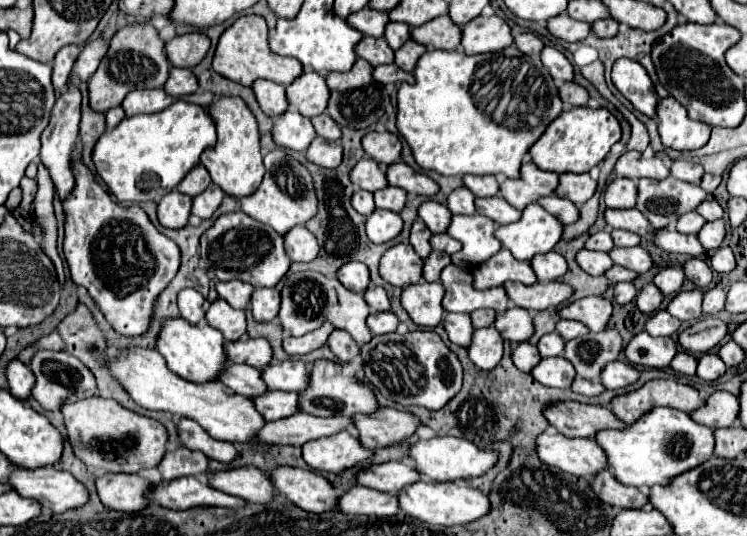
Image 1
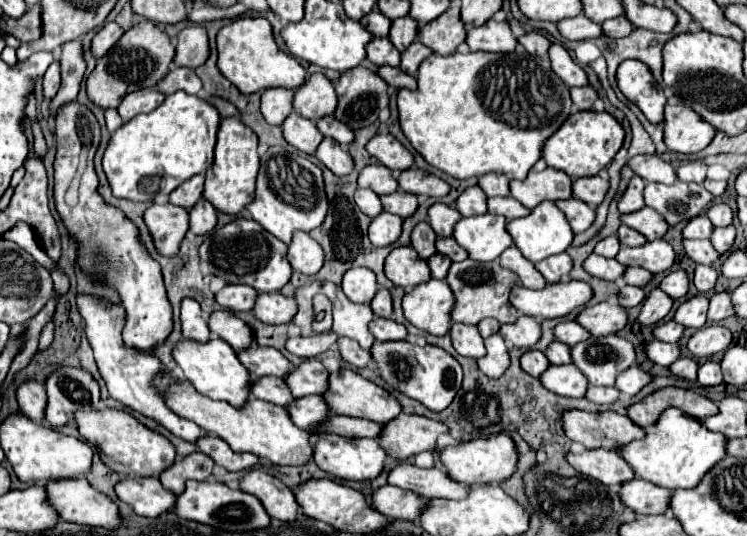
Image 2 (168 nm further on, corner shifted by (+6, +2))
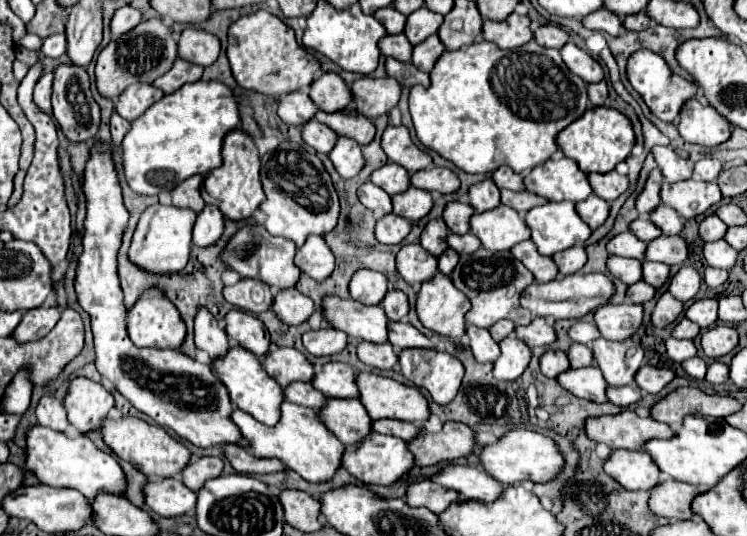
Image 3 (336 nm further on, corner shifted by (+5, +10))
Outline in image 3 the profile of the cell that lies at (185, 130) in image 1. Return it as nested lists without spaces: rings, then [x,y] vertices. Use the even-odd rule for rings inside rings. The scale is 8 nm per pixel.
[[[192,82],[152,104],[122,140],[122,164],[128,186],[138,194],[172,190],[192,174],[206,174],[222,164],[222,140],[240,124],[230,88],[220,82]]]

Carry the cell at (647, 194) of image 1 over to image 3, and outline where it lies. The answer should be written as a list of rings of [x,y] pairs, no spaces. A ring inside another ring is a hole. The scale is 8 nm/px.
[[[688,178],[682,182],[664,182],[660,190],[660,200],[688,220],[704,214],[712,204],[720,202],[722,194],[716,182]]]

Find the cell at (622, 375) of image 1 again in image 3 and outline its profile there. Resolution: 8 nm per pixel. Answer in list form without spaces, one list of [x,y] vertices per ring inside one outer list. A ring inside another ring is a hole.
[[[642,366],[636,376],[634,382],[638,384],[638,388],[642,388],[644,392],[650,394],[658,394],[670,380],[674,378],[674,372],[668,368],[656,368],[656,366]]]

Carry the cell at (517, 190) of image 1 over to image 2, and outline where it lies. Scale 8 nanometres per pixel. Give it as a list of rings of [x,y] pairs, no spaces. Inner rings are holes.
[[[555,168],[531,170],[525,180],[511,180],[511,196],[525,208],[535,208],[545,200],[569,200],[573,196],[571,182],[565,172]]]

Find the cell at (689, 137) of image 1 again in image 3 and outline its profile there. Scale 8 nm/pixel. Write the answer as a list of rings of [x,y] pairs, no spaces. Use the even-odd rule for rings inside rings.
[[[688,100],[678,114],[676,128],[686,142],[702,146],[718,146],[730,138],[730,124],[712,106]]]

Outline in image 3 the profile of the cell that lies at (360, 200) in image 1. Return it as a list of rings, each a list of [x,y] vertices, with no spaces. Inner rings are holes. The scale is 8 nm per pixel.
[[[364,182],[358,188],[358,198],[360,198],[360,202],[366,208],[370,208],[374,212],[382,212],[382,214],[392,212],[392,200],[390,200],[390,196],[380,186],[376,186],[372,182]]]

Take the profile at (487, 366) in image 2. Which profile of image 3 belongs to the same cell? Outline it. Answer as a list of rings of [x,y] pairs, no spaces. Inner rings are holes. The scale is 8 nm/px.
[[[506,336],[498,346],[502,356],[494,362],[494,376],[498,380],[516,380],[530,362],[530,348],[516,336]]]

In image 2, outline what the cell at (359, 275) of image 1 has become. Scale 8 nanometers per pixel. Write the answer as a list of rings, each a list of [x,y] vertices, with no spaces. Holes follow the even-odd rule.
[[[351,268],[345,272],[341,288],[345,296],[355,304],[369,304],[379,290],[377,278],[373,272],[369,272],[369,268]]]

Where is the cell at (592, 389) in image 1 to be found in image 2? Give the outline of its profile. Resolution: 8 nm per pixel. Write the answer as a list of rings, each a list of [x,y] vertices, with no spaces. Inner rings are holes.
[[[589,386],[589,392],[585,394],[587,400],[595,402],[595,404],[613,404],[619,398],[619,390],[617,388],[601,388],[601,386]]]

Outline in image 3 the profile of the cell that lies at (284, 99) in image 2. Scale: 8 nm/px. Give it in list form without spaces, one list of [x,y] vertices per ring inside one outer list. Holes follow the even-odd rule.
[[[288,92],[286,96],[278,98],[278,116],[282,122],[292,126],[302,126],[310,118],[314,118],[316,106],[310,102],[306,92]]]

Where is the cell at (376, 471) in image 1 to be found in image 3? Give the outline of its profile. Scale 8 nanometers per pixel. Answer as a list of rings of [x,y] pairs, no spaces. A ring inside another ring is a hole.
[[[446,464],[430,476],[430,482],[442,484],[444,488],[454,488],[462,500],[490,502],[502,492],[502,484],[490,478],[482,468],[466,468],[460,464]]]

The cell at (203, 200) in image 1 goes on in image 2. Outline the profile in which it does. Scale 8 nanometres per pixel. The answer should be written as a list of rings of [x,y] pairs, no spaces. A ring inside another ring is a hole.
[[[203,198],[189,210],[191,216],[191,232],[195,236],[203,236],[209,234],[215,226],[217,226],[217,210],[213,208],[213,204],[207,204]]]

